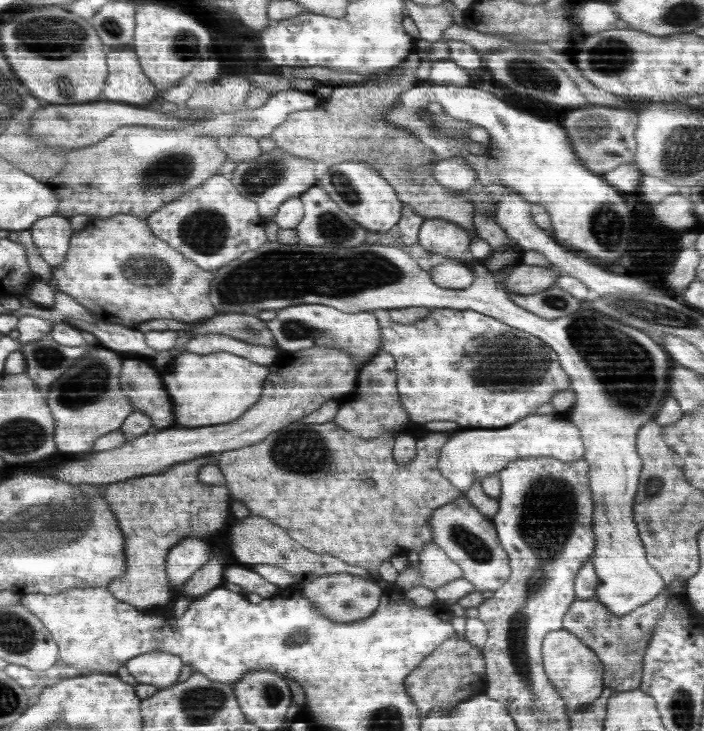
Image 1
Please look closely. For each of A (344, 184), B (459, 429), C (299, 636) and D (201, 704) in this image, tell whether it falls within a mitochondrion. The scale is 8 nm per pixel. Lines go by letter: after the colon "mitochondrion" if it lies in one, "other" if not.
A: mitochondrion
B: other
C: mitochondrion
D: mitochondrion

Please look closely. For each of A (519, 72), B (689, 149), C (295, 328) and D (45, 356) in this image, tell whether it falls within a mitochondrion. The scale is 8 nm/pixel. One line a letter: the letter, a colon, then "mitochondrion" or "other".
A: mitochondrion
B: mitochondrion
C: mitochondrion
D: mitochondrion

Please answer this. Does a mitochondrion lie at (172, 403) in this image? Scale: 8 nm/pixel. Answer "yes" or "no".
no

